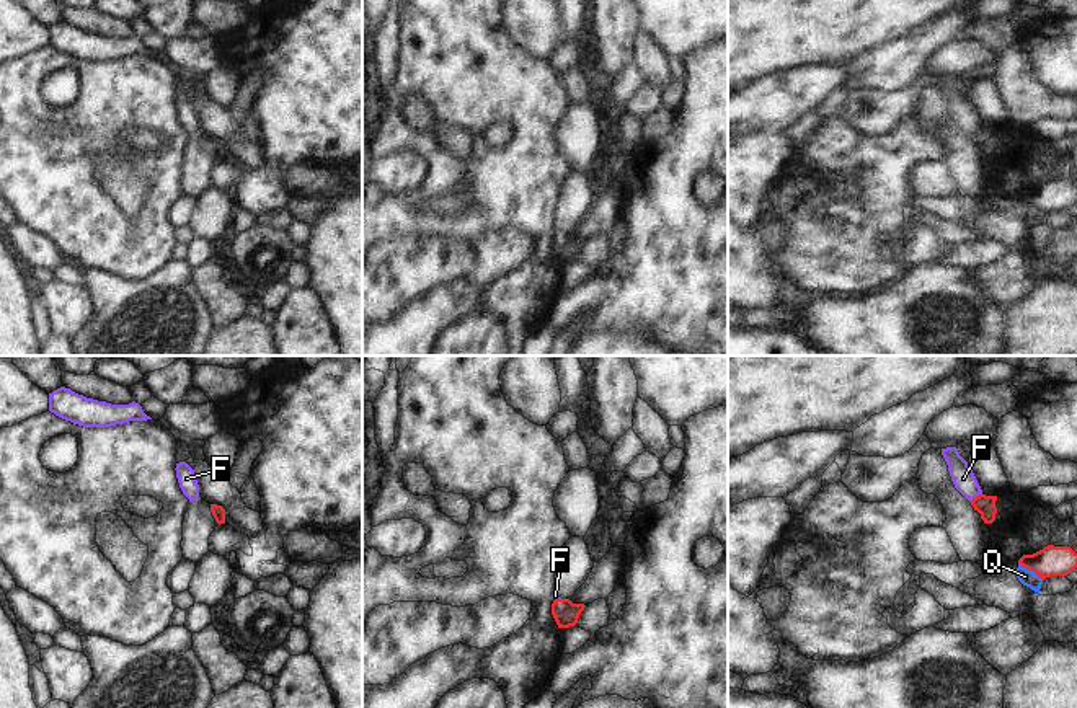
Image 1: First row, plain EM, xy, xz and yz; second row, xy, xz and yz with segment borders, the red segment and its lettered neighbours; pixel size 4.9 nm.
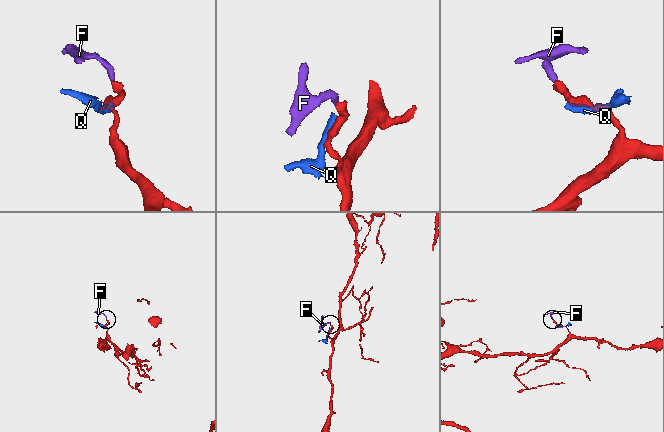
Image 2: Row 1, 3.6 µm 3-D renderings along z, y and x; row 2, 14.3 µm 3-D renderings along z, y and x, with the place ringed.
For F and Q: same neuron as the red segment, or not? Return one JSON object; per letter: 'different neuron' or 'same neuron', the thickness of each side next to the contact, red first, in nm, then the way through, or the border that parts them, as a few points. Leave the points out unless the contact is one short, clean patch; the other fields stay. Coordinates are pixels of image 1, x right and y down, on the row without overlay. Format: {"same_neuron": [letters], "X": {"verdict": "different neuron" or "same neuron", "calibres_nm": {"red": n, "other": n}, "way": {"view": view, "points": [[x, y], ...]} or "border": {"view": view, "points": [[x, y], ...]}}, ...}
{"same_neuron": ["F"], "F": {"verdict": "same neuron", "calibres_nm": {"red": 100, "other": 120}, "way": {"view": "yz", "points": [[984, 139], [976, 131], [963, 113]]}}, "Q": {"verdict": "different neuron", "calibres_nm": {"red": 150, "other": 80}}}

